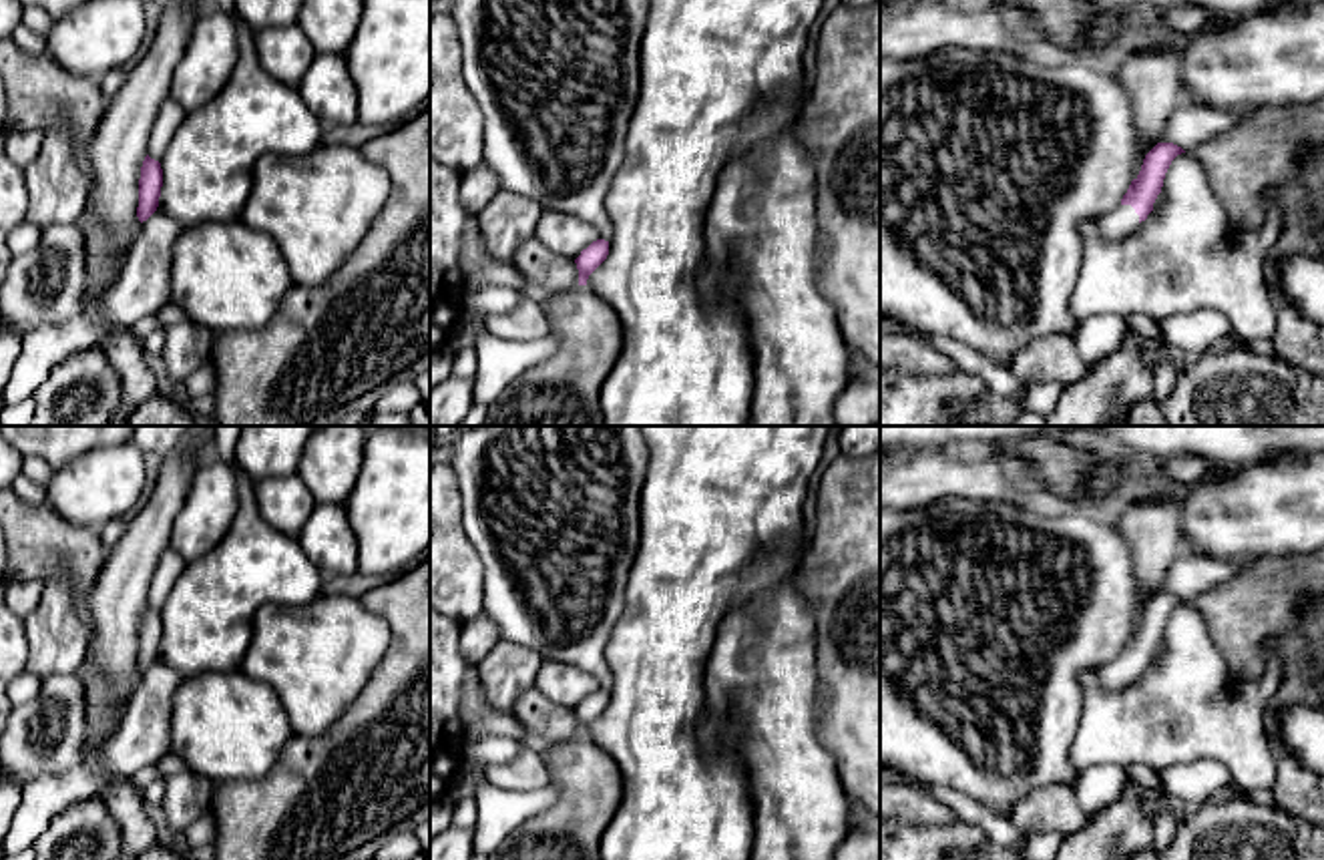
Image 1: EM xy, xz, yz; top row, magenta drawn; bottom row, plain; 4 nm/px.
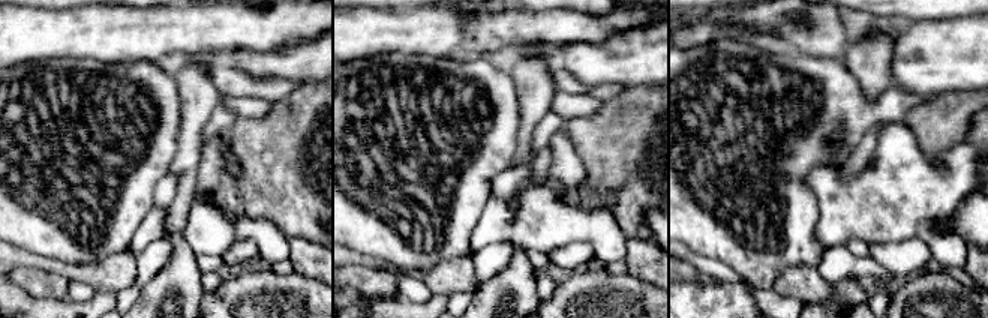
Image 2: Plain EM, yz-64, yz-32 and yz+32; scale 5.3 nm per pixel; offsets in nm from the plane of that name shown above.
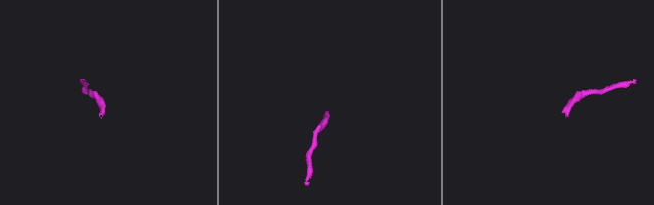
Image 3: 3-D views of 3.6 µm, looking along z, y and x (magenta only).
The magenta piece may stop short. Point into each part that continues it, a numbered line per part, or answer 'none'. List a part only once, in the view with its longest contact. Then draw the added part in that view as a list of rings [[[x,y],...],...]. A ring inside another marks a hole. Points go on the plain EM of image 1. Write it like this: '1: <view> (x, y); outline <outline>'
1: yz (1120, 672); outline [[[1117,655],[1113,661],[1101,667],[1101,685],[1109,691],[1117,691],[1129,685],[1139,675],[1139,665],[1131,655]]]

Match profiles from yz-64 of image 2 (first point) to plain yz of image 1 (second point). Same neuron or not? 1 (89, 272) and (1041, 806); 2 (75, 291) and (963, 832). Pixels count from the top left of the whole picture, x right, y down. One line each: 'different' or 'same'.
1: same
2: different

